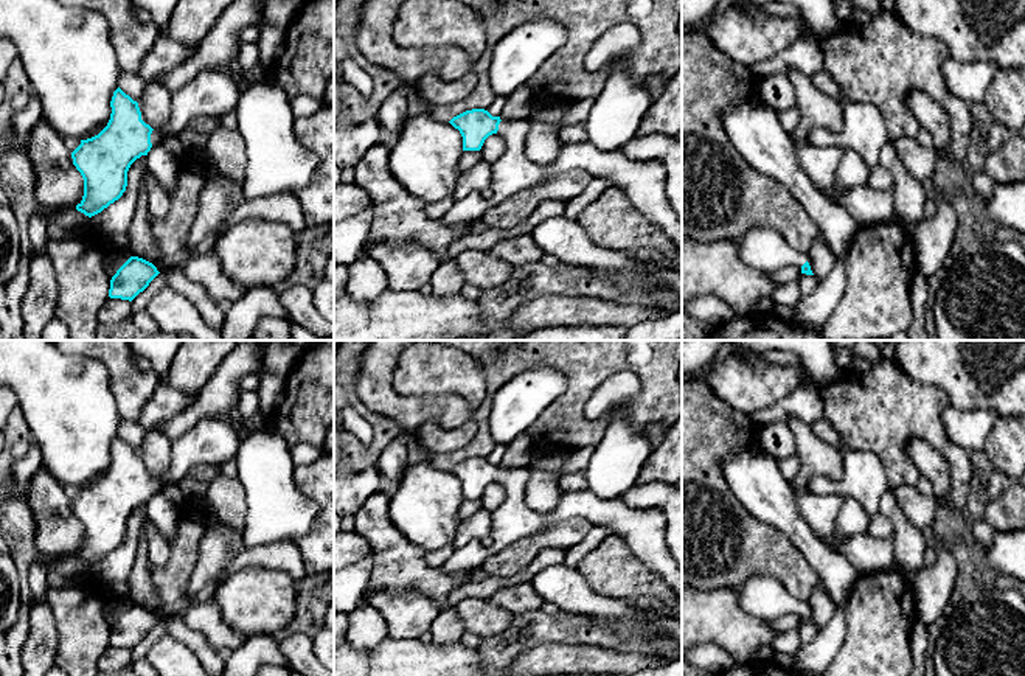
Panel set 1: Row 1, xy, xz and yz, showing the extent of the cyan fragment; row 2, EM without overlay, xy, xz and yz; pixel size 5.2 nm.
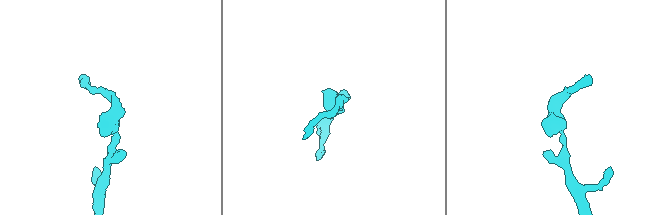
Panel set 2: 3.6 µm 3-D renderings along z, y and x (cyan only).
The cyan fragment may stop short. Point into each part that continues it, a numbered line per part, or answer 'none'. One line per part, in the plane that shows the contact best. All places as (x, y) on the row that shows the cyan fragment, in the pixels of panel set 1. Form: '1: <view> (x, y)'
1: xy (208, 94)

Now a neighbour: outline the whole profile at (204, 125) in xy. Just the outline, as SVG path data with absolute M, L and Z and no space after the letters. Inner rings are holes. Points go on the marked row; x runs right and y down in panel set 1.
M197 117L189 121L188 129L196 131L208 138L214 131L219 129L221 121L222 117Z

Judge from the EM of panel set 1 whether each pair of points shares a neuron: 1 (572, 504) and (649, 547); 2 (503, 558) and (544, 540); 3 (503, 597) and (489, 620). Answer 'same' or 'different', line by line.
1: same
2: same
3: different

